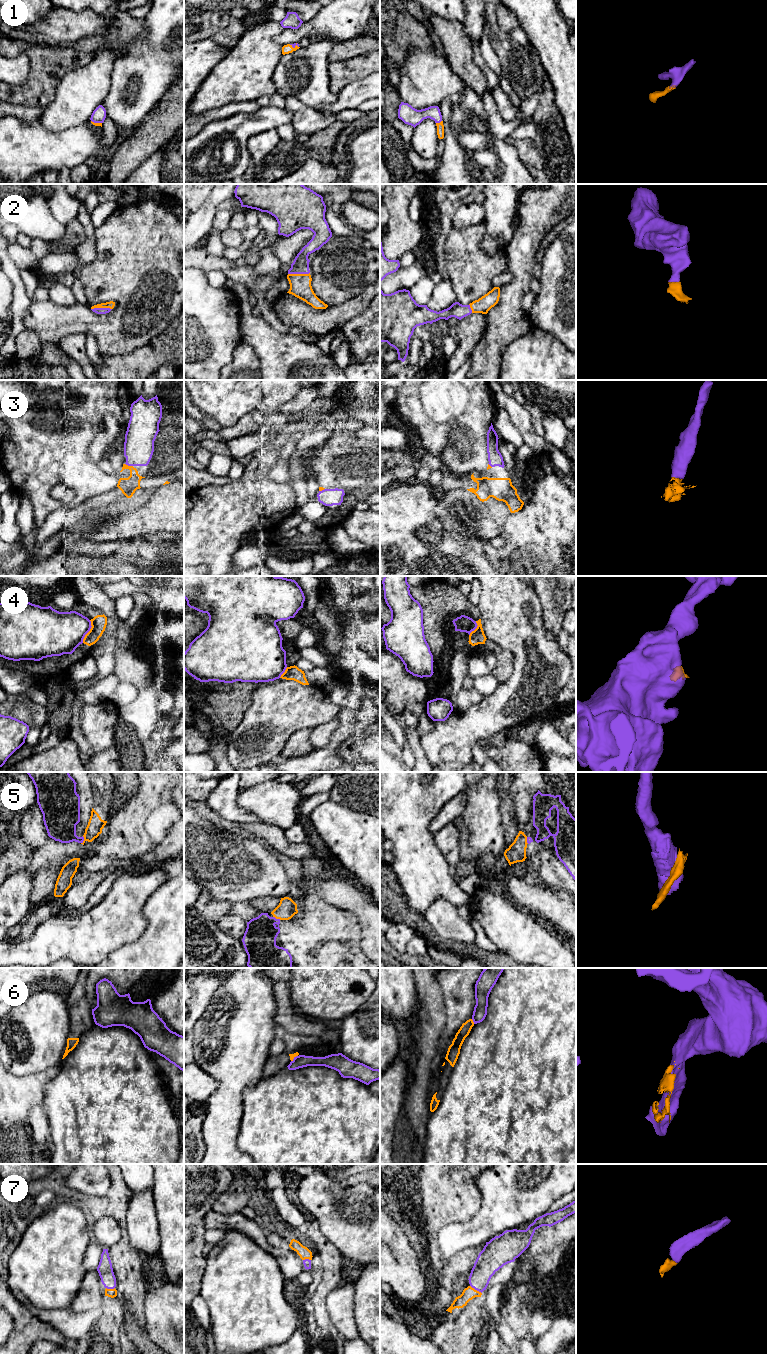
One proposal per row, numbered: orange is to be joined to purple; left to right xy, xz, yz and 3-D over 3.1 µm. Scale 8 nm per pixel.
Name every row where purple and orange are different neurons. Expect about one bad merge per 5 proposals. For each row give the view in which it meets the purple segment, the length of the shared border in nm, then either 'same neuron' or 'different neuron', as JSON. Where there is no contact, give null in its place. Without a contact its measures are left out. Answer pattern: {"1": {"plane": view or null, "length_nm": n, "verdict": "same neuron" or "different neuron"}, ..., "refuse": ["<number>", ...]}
{"1": {"plane": "yz", "length_nm": 50, "verdict": "same neuron"}, "2": {"plane": "xz", "length_nm": 180, "verdict": "same neuron"}, "3": {"plane": "xy", "length_nm": 70, "verdict": "same neuron"}, "4": {"plane": "xy", "length_nm": 200, "verdict": "different neuron"}, "5": {"plane": "xy", "length_nm": 70, "verdict": "different neuron"}, "6": {"plane": "yz", "length_nm": 50, "verdict": "different neuron"}, "7": {"plane": "yz", "length_nm": 120, "verdict": "same neuron"}, "refuse": ["4", "5", "6"]}

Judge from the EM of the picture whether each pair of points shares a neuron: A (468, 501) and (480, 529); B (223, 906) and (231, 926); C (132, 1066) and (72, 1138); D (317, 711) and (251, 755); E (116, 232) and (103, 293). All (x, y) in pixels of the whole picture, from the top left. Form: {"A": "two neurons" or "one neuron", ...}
{"A": "one neuron", "B": "two neurons", "C": "one neuron", "D": "one neuron", "E": "one neuron"}

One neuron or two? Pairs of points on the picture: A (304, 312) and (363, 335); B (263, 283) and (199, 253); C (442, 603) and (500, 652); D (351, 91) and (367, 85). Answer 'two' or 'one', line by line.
A: two
B: one
C: one
D: one

